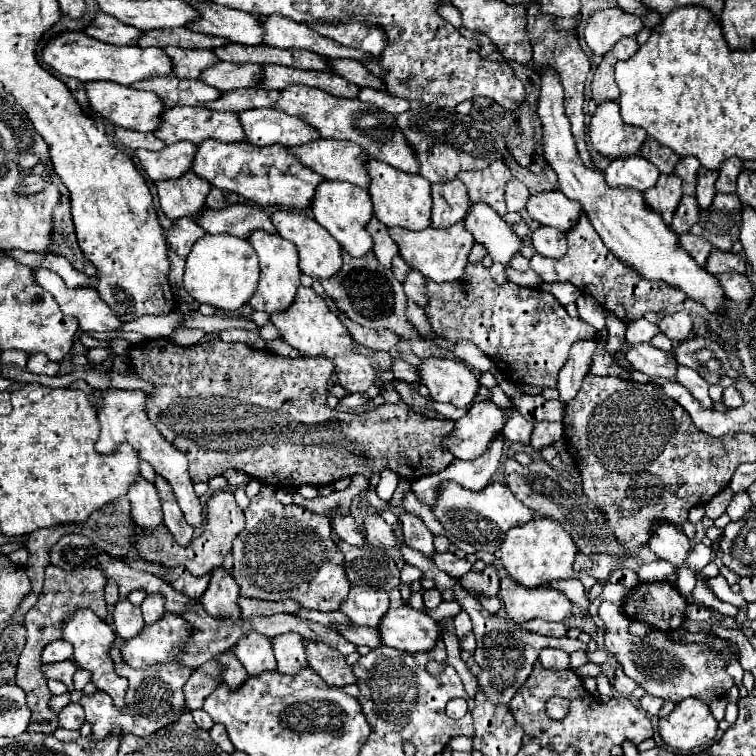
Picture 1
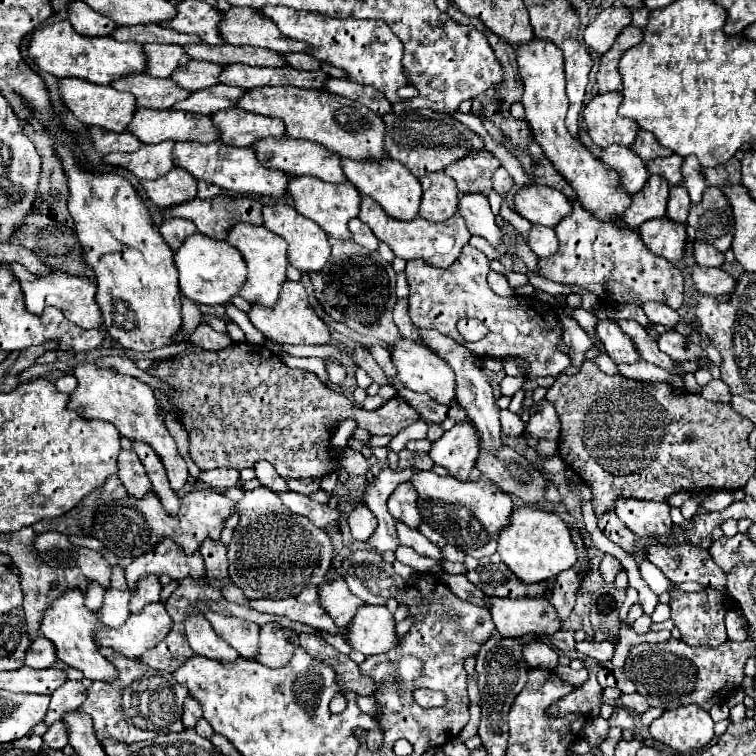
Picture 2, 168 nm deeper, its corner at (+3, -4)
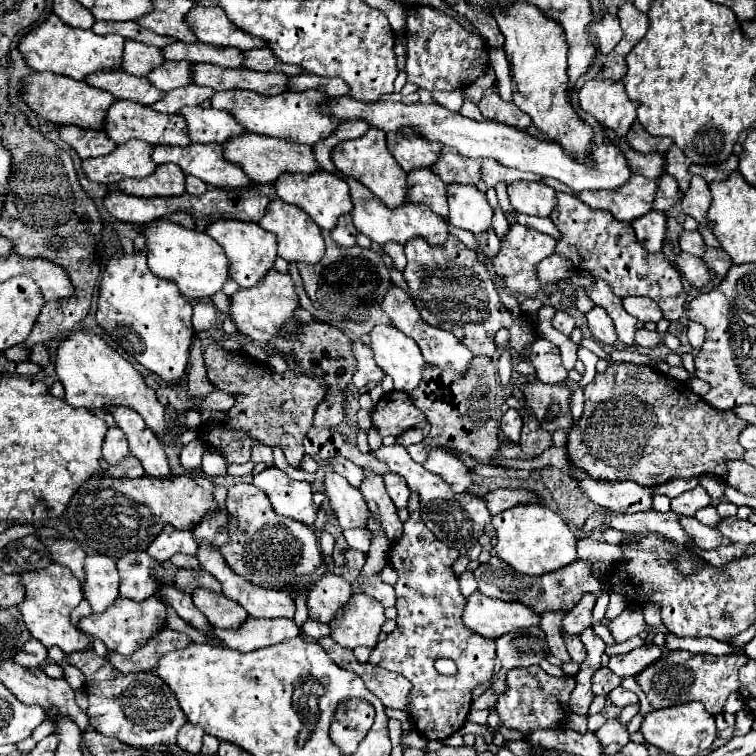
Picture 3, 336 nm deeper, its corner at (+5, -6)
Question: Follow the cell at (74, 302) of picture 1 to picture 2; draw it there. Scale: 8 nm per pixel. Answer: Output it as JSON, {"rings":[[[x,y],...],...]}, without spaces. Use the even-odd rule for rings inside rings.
{"rings":[[[12,264],[12,270],[16,274],[16,278],[20,280],[22,284],[22,292],[24,292],[24,298],[26,298],[26,308],[34,314],[42,314],[46,306],[56,306],[64,312],[64,316],[74,322],[76,326],[80,328],[102,328],[102,314],[96,306],[96,302],[92,300],[94,294],[96,294],[96,284],[90,282],[88,278],[82,278],[82,276],[70,276],[70,274],[64,274],[64,272],[56,272],[54,274],[48,274],[48,276],[38,276],[38,274],[32,274],[28,272],[22,264]]]}

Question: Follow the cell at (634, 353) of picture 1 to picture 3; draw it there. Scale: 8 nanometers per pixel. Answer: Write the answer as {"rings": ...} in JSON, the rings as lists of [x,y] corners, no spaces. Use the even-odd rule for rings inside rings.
{"rings":[[[594,306],[588,314],[588,328],[592,332],[592,336],[602,342],[602,344],[614,344],[616,342],[616,332],[614,332],[614,324],[612,318],[608,316],[608,312],[602,306]]]}

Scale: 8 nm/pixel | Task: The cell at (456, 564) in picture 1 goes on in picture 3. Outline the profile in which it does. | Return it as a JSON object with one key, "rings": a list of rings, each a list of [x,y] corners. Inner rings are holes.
{"rings":[[[364,468],[364,480],[360,484],[360,492],[364,494],[366,502],[368,502],[368,508],[370,512],[382,520],[384,524],[384,530],[390,538],[390,542],[396,542],[400,538],[400,530],[402,530],[402,522],[398,520],[396,516],[396,506],[392,504],[388,492],[386,492],[386,486],[384,486],[384,480],[380,474]]]}

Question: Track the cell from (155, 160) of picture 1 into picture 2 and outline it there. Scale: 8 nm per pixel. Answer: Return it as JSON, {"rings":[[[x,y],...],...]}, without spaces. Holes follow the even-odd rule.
{"rings":[[[162,142],[162,144],[144,144],[140,150],[130,154],[108,154],[104,160],[112,166],[128,168],[132,174],[136,174],[140,180],[156,180],[168,174],[176,164],[172,160],[174,142]]]}

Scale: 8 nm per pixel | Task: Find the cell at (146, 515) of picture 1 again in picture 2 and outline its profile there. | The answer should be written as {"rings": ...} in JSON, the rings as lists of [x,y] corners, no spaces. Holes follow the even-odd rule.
{"rings":[[[120,452],[120,460],[118,460],[118,478],[122,480],[128,496],[132,498],[144,498],[148,492],[152,492],[150,480],[146,476],[146,472],[142,470],[142,462],[134,452]]]}

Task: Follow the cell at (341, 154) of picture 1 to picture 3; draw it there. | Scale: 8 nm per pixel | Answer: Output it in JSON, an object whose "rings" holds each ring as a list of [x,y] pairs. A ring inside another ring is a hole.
{"rings":[[[244,132],[240,136],[234,136],[234,138],[226,140],[222,144],[222,148],[224,148],[224,158],[232,164],[238,164],[244,170],[244,174],[256,184],[274,182],[284,172],[310,174],[320,168],[320,166],[316,166],[316,158],[312,156],[312,146],[288,142],[282,138],[272,138],[272,136],[260,136],[254,132]]]}

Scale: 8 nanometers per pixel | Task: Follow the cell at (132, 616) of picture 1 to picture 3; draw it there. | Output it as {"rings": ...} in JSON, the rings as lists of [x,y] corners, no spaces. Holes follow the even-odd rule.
{"rings":[[[92,554],[84,560],[84,572],[84,600],[92,606],[92,612],[104,612],[104,608],[118,598],[116,562],[104,554]]]}

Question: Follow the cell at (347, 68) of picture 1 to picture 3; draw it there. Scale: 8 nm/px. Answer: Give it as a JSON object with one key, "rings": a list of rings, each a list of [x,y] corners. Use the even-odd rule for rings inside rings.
{"rings":[[[268,48],[246,50],[242,66],[248,68],[248,70],[256,70],[256,72],[280,72],[280,74],[286,74],[286,76],[302,74],[300,68],[294,68],[290,64],[276,60],[276,56],[272,56],[272,52],[268,52]]]}

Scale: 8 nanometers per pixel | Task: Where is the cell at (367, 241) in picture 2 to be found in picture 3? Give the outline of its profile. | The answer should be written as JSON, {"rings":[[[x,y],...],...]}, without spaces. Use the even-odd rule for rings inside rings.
{"rings":[[[342,214],[336,222],[336,226],[332,228],[332,238],[334,242],[338,242],[340,246],[352,246],[356,244],[356,228],[352,228],[352,218],[350,214]]]}

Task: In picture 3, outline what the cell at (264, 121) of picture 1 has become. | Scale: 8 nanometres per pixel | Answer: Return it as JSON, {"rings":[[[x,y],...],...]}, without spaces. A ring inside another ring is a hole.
{"rings":[[[192,106],[192,108],[182,108],[178,114],[184,116],[188,126],[188,136],[192,142],[224,144],[224,140],[244,134],[244,128],[226,112]]]}

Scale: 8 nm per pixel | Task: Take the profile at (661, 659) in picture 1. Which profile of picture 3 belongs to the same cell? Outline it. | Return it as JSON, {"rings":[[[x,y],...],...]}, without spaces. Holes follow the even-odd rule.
{"rings":[[[684,650],[676,652],[666,652],[656,664],[648,666],[644,672],[636,676],[640,688],[648,696],[648,702],[652,708],[666,708],[666,706],[676,706],[682,702],[692,702],[700,700],[710,714],[720,714],[726,698],[732,692],[740,690],[740,680],[738,680],[738,670],[744,666],[748,658],[742,656],[712,656],[712,654],[690,654]]]}

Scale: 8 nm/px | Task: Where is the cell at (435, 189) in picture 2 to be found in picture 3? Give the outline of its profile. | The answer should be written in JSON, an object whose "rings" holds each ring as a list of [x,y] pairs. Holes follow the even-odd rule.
{"rings":[[[416,168],[408,172],[408,200],[426,204],[434,214],[446,216],[448,202],[446,202],[446,184],[428,168]]]}

